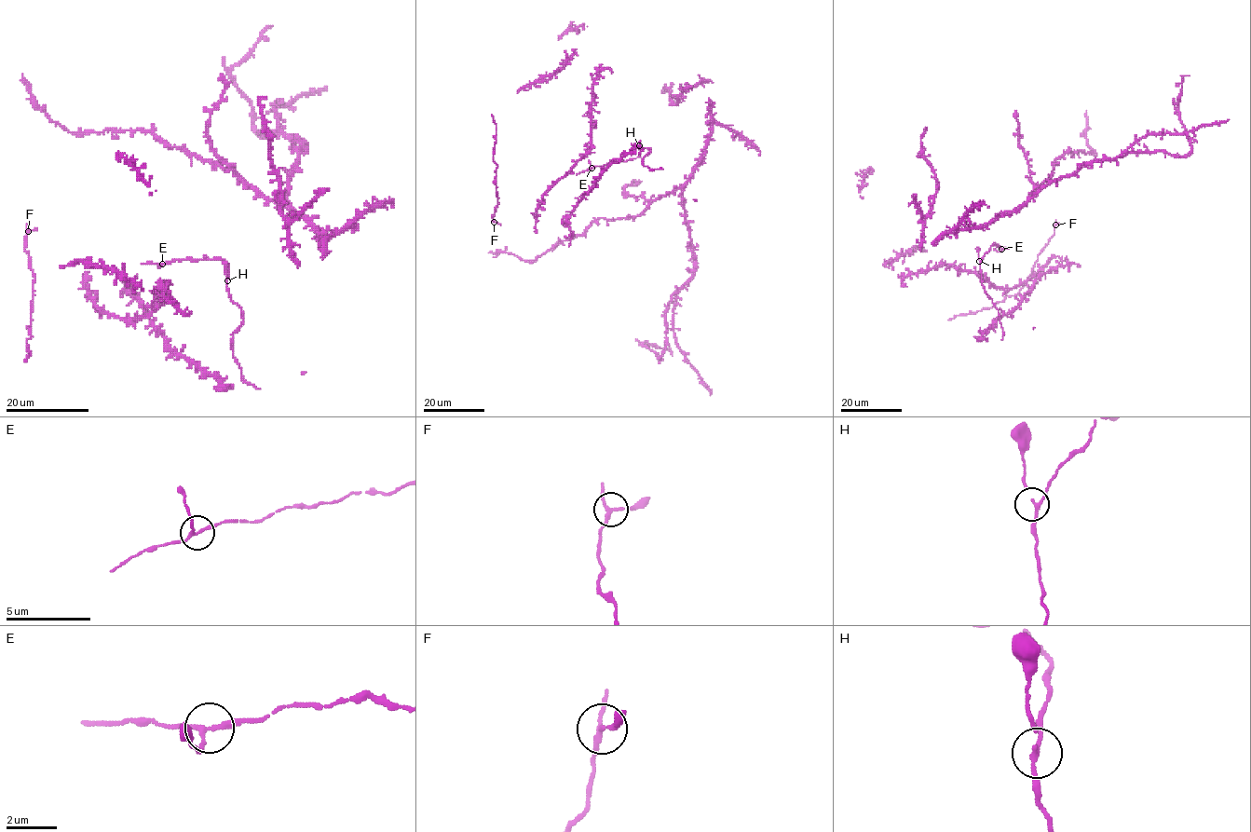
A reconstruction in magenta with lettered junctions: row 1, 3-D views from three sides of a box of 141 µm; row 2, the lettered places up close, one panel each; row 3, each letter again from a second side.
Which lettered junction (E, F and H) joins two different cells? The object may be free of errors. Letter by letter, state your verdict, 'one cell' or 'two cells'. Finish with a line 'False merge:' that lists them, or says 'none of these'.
E: one cell
F: one cell
H: one cell
False merge: none of these

